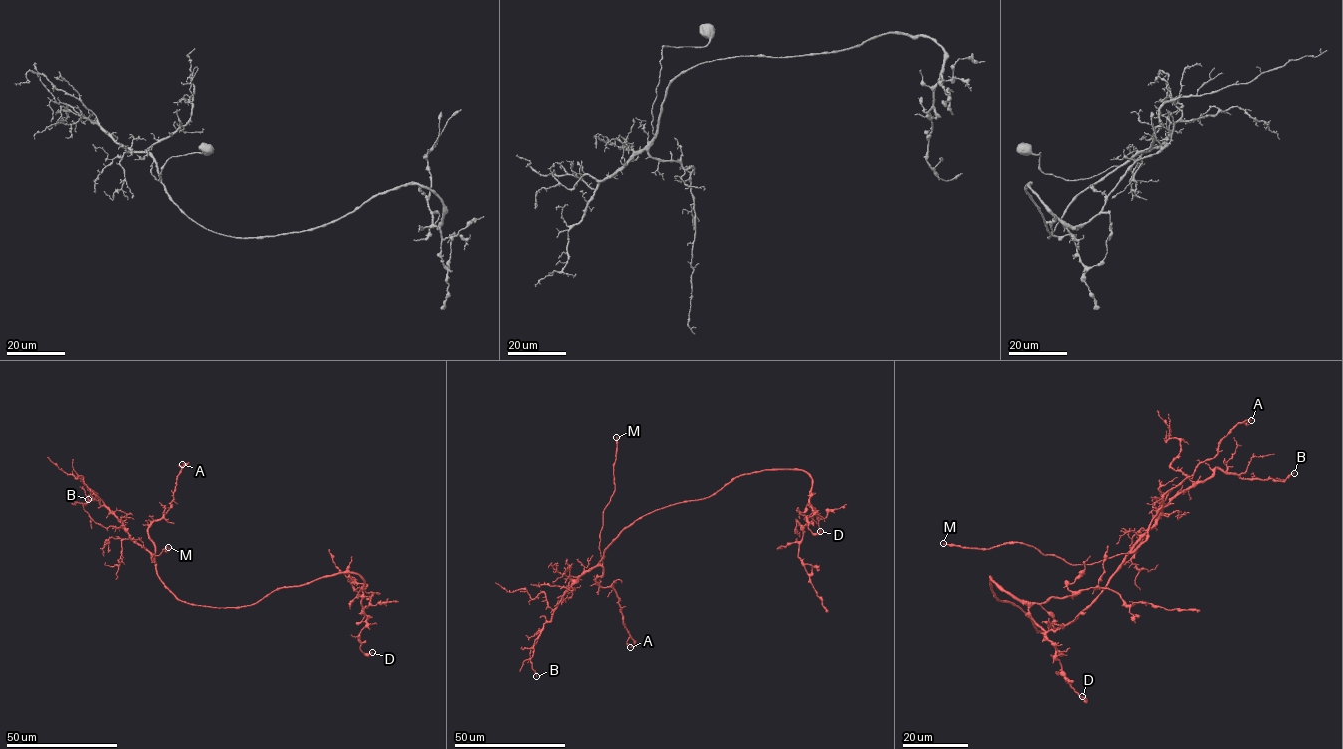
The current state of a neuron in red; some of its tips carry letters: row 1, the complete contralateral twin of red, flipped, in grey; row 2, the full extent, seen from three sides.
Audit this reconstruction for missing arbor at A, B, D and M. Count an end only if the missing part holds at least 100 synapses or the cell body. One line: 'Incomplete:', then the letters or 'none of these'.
Incomplete: M

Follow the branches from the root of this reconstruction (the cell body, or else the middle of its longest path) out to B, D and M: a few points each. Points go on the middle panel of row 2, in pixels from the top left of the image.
B: (683, 502), (655, 510), (626, 526), (604, 549), (600, 562), (564, 595), (535, 640), (530, 662), (536, 676)
D: (683, 502), (709, 497), (746, 474), (801, 469), (812, 479), (808, 528), (820, 531)
M: (683, 502), (655, 510), (626, 526), (604, 549), (601, 564), (600, 531), (603, 510), (614, 490), (616, 437)

